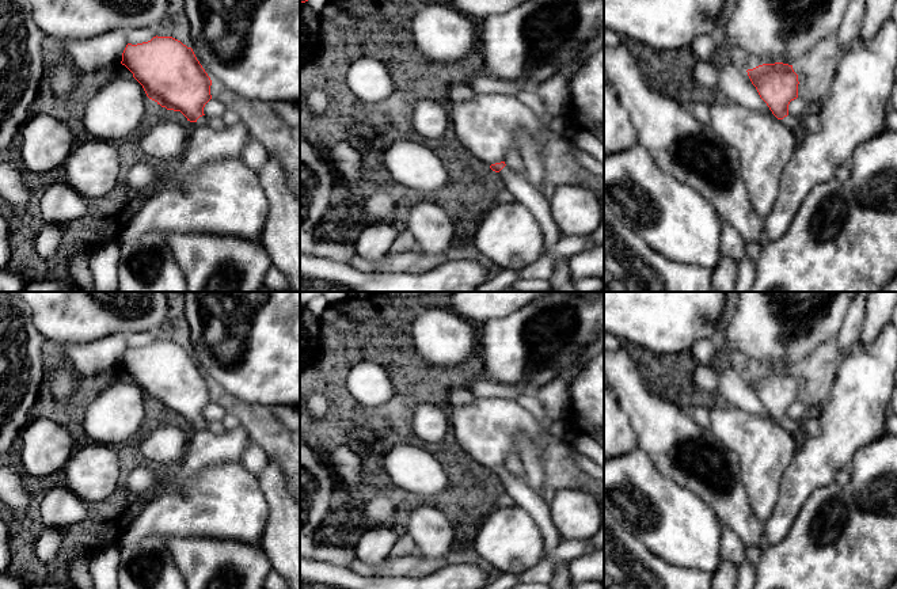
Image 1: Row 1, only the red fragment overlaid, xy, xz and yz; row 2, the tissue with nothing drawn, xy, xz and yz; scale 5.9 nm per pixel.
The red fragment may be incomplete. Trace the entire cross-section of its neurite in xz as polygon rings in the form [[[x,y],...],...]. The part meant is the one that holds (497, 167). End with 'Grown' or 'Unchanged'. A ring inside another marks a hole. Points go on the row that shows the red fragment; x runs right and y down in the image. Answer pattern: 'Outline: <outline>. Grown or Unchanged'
Outline: [[[505,162],[491,164],[490,168],[499,174],[503,187],[516,197],[516,201],[531,210],[544,236],[544,252],[551,251],[562,239],[562,233],[552,218],[550,201],[535,179],[513,171]]]. Grown

